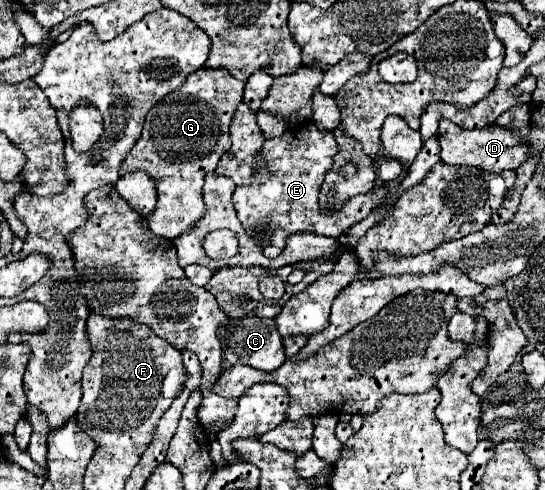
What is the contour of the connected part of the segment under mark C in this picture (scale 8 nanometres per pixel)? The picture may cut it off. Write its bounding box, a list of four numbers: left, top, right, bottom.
[222,316,286,372]

